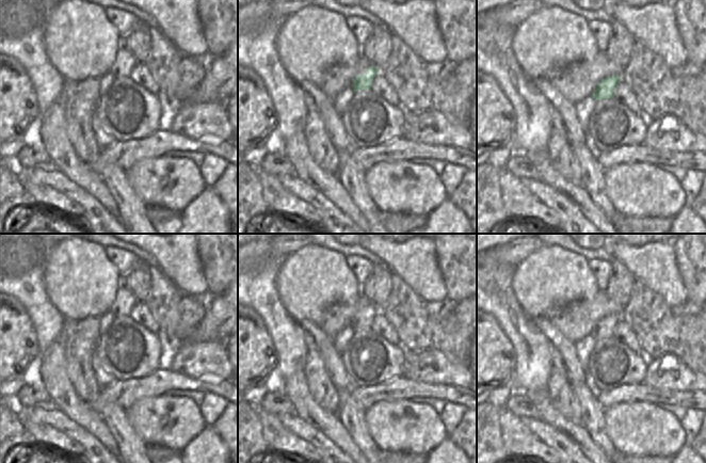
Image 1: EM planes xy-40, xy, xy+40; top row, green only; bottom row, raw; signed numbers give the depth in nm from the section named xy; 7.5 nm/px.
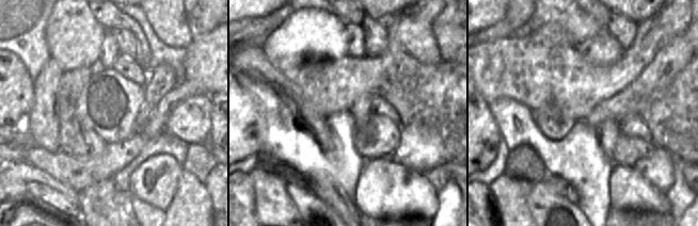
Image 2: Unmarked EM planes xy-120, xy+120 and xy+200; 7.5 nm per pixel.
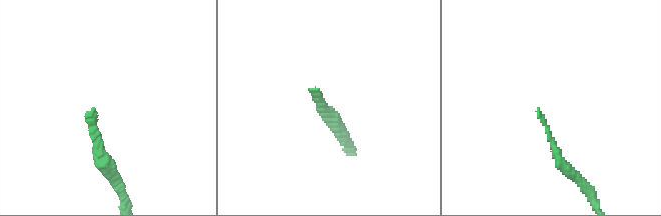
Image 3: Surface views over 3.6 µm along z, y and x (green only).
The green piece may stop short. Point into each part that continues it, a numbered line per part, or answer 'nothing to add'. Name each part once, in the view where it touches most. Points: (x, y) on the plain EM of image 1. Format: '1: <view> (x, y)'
1: xy (363, 304)

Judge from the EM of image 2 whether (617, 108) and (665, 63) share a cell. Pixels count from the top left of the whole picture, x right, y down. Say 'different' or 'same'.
same

